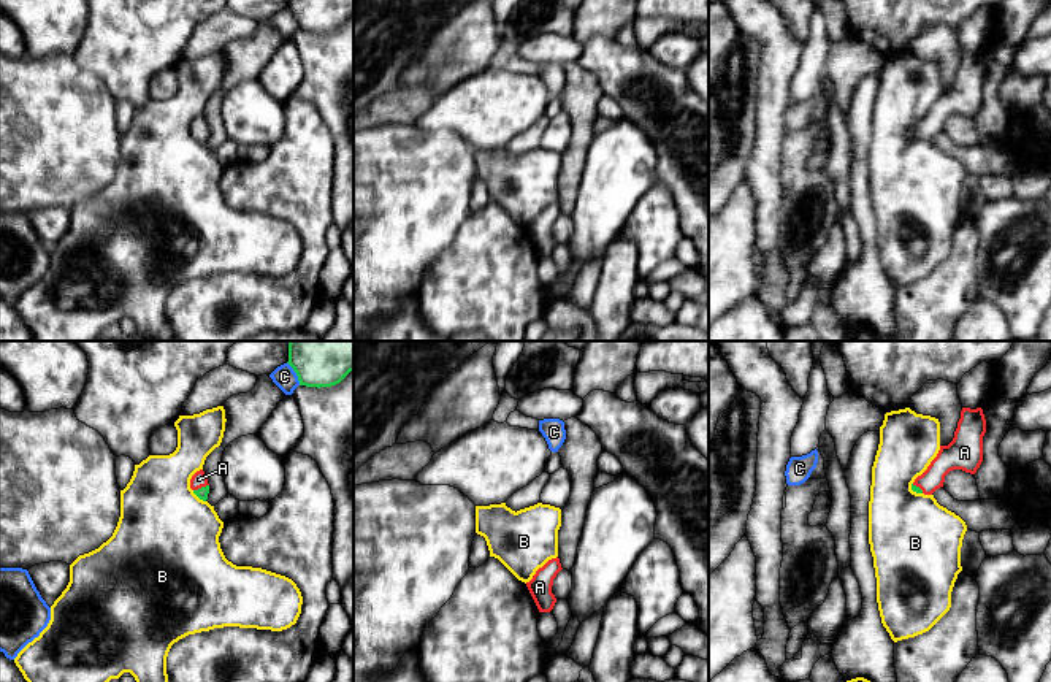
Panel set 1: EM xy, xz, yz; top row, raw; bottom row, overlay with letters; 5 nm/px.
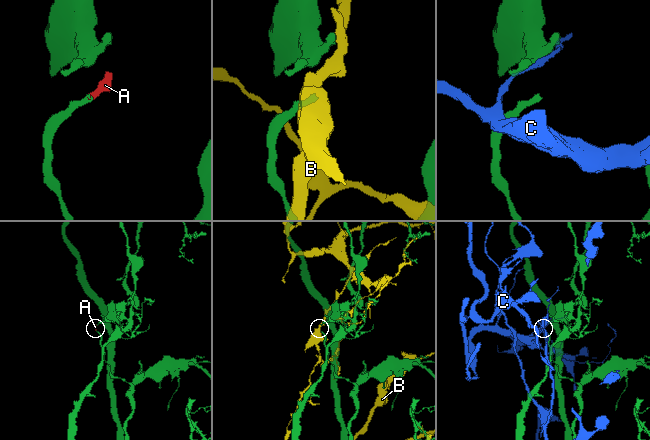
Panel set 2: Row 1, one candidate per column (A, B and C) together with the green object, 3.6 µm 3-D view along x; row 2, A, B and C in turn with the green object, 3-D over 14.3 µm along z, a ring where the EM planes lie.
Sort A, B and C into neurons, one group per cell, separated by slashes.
A / B / C

